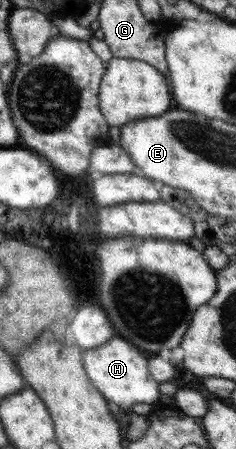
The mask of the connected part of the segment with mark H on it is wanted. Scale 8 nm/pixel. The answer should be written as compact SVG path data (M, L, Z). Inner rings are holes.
M110 338L104 346L86 350L82 355L85 373L105 400L114 402L122 410L131 409L133 404L154 404L159 397L158 383L146 368L146 356L120 338Z

